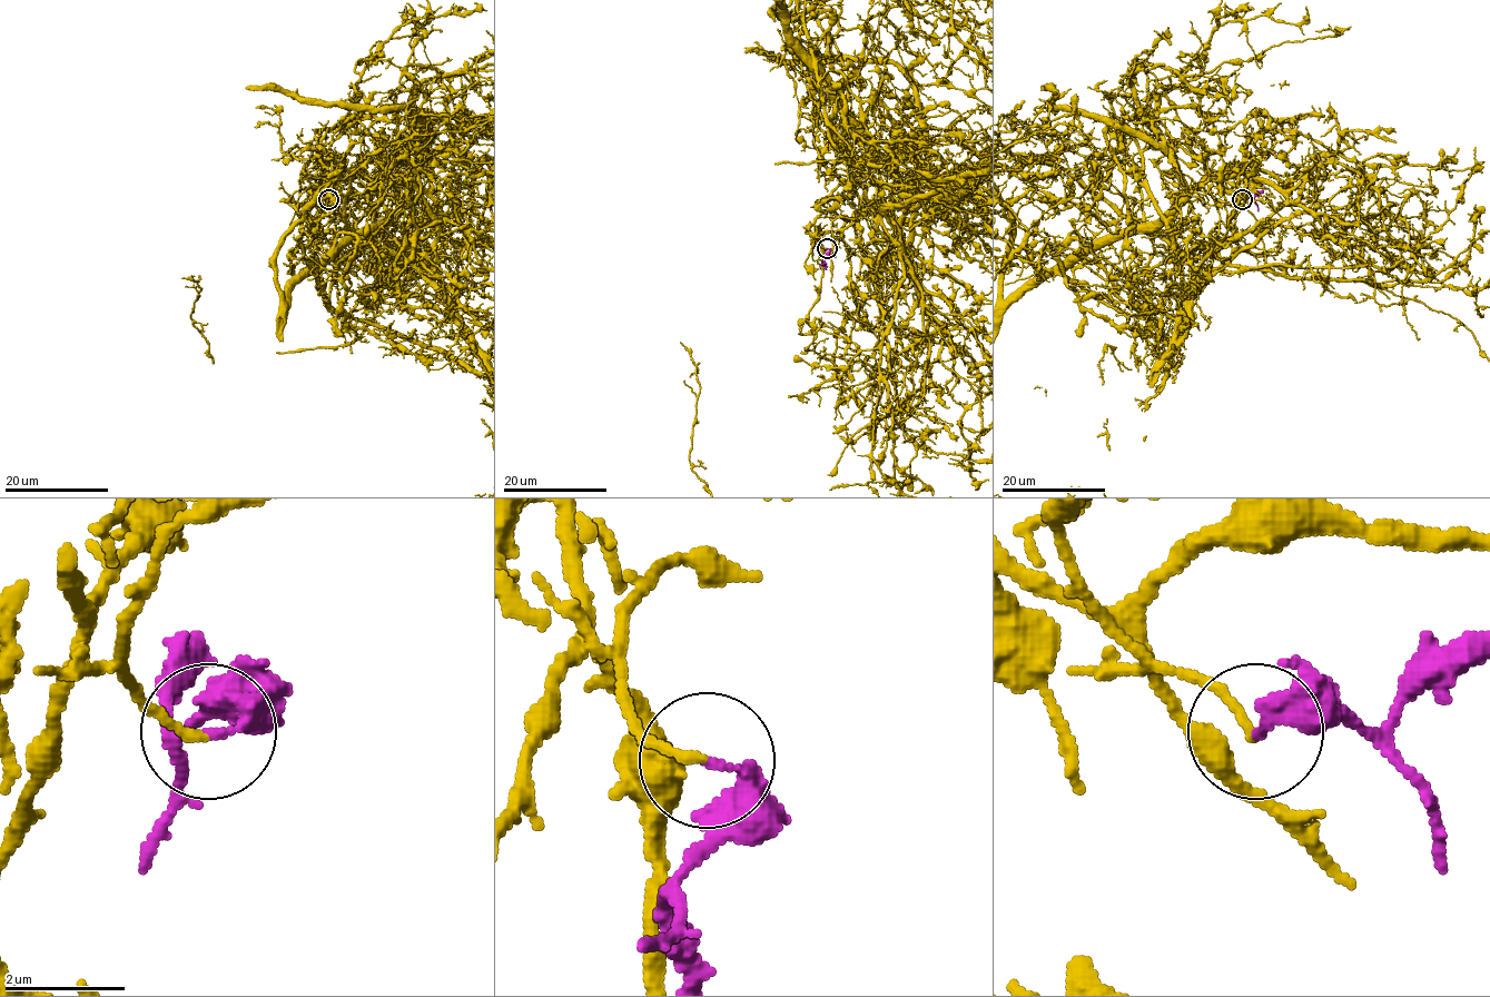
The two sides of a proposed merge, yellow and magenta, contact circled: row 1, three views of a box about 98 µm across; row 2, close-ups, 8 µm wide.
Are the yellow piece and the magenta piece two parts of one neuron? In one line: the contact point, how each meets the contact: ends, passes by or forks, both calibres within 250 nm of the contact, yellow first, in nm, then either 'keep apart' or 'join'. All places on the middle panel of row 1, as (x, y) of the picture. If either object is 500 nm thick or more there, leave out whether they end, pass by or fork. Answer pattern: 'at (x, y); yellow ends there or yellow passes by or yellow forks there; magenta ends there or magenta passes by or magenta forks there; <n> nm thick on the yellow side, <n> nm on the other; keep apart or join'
at (827, 248); yellow ends there; magenta ends there; 160 nm thick on the yellow side, 200 nm on the other; join

